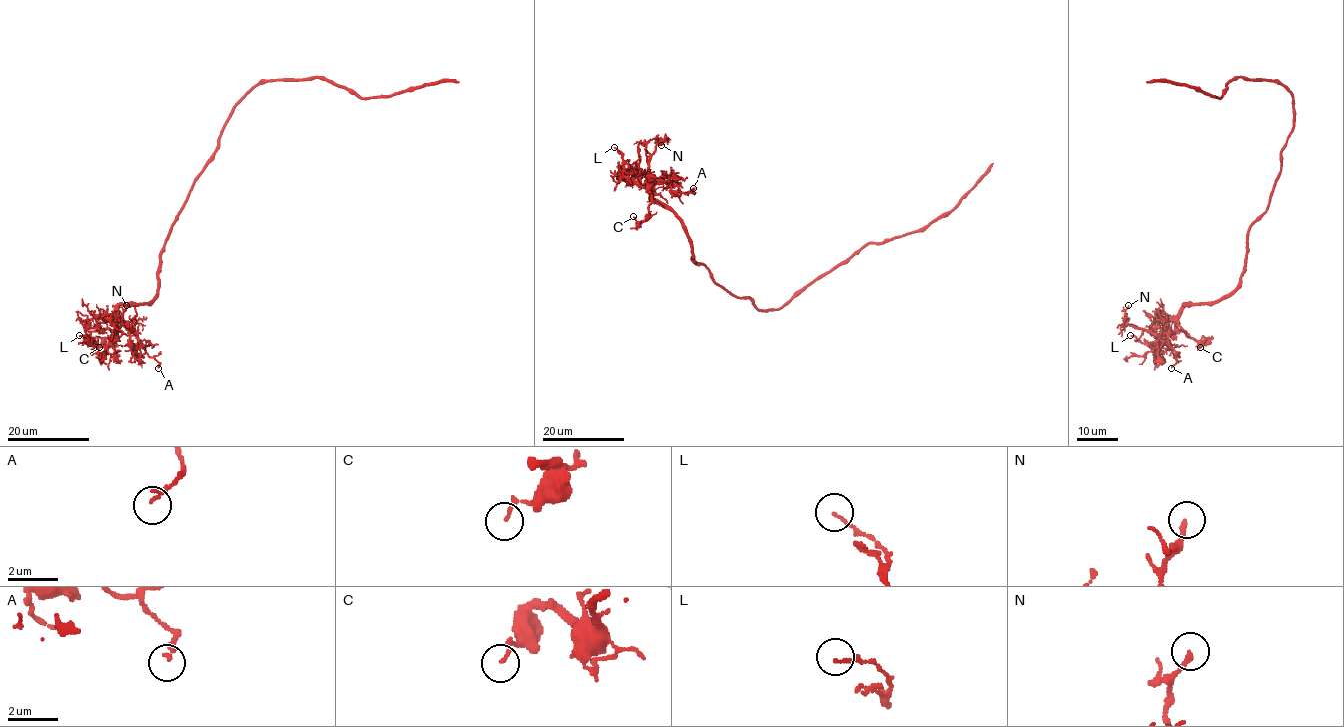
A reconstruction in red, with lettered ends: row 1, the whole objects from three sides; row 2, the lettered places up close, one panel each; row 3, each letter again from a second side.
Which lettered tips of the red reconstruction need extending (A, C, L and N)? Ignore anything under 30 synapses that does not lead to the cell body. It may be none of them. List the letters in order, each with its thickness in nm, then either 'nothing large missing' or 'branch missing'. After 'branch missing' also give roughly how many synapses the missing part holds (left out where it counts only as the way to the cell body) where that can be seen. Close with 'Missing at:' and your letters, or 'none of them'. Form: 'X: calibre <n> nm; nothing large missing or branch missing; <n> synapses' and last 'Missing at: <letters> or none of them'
A: calibre 160 nm; nothing large missing
C: calibre 120 nm; nothing large missing
L: calibre 110 nm; nothing large missing
N: calibre 200 nm; nothing large missing
Missing at: none of them

